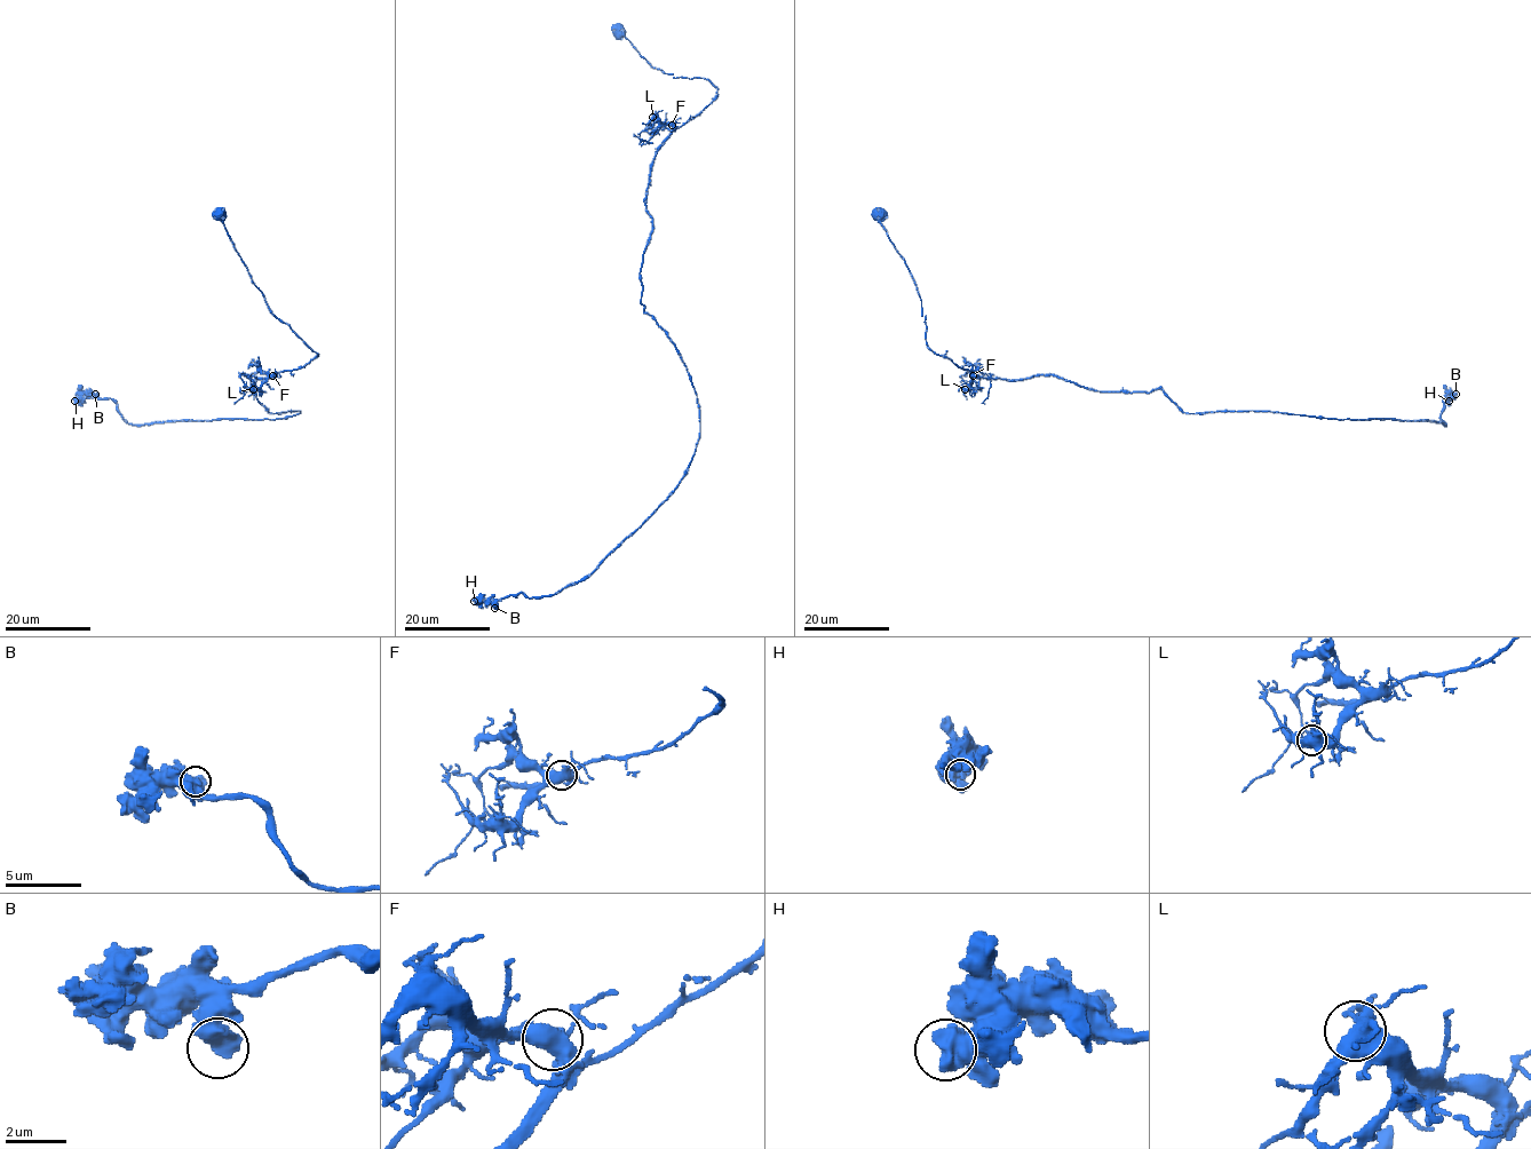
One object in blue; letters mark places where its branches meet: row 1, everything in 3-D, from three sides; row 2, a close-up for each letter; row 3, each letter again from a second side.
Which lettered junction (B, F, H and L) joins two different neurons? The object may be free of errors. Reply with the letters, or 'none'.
none

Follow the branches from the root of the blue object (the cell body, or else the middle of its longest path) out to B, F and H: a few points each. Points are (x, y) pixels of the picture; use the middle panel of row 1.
B: (619, 31), (652, 68), (718, 88), (657, 151), (640, 272), (700, 438), (589, 573), (494, 608)
F: (619, 31), (652, 68), (675, 78), (705, 78), (718, 88), (718, 96), (698, 115), (679, 127), (672, 125)
H: (619, 31), (652, 68), (718, 88), (657, 151), (640, 272), (700, 438), (589, 573), (474, 601)

